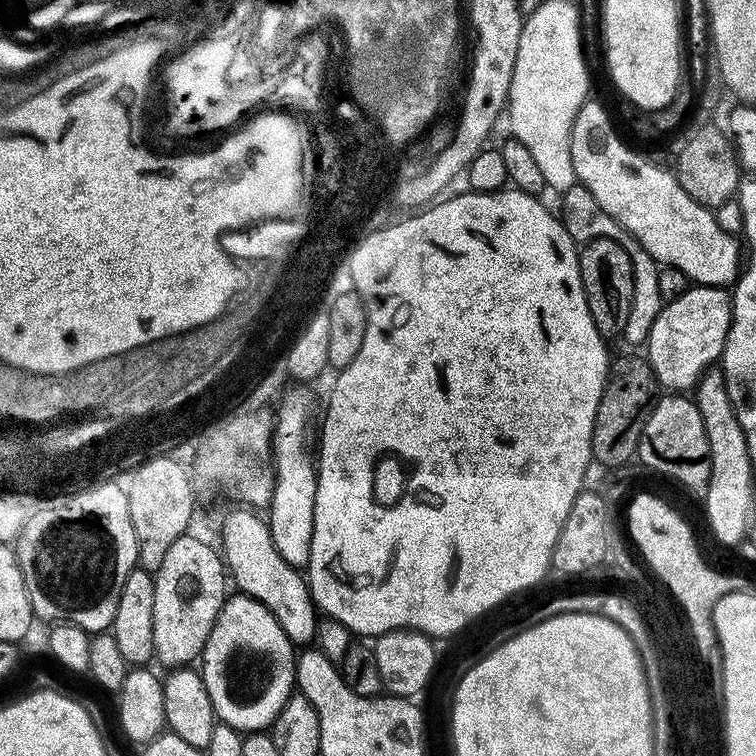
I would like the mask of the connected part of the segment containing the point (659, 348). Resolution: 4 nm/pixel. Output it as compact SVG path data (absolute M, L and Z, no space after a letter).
M711 284L689 286L686 294L667 301L658 318L654 318L646 345L646 359L656 376L657 385L672 394L695 389L704 373L723 357L731 325L732 298L727 287Z

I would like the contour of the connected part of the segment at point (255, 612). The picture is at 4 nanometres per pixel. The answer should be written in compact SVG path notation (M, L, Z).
M243 594L229 595L220 607L204 647L202 675L216 719L241 734L271 729L296 688L297 649L262 602Z

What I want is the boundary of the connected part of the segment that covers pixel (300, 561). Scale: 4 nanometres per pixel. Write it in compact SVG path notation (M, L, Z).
M294 384L291 385L292 388L287 388L281 393L279 397L278 403L278 410L276 409L274 414L274 421L273 421L273 434L272 434L272 455L273 455L273 468L276 472L276 480L274 486L274 494L271 496L271 502L266 512L266 523L268 529L270 530L271 534L271 541L274 542L274 546L277 547L278 554L281 555L286 562L289 562L292 566L298 569L305 569L309 562L310 556L310 542L313 541L313 524L314 524L314 498L317 494L317 480L316 480L316 462L312 453L310 454L310 450L308 448L308 432L310 430L310 417L314 412L314 396L313 394L307 389L309 388L307 385L304 384Z

